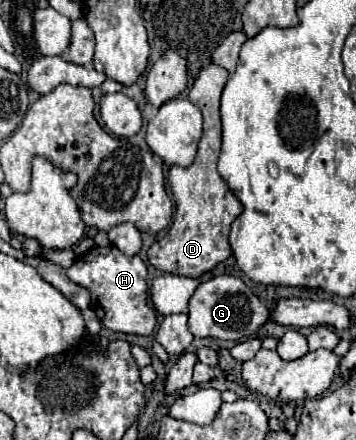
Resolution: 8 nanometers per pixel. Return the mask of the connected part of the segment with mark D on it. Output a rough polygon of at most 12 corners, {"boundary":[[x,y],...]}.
{"boundary":[[210,63],[190,89],[204,135],[190,167],[170,167],[176,215],[148,261],[198,279],[230,257],[242,213],[216,171],[220,95]]}

